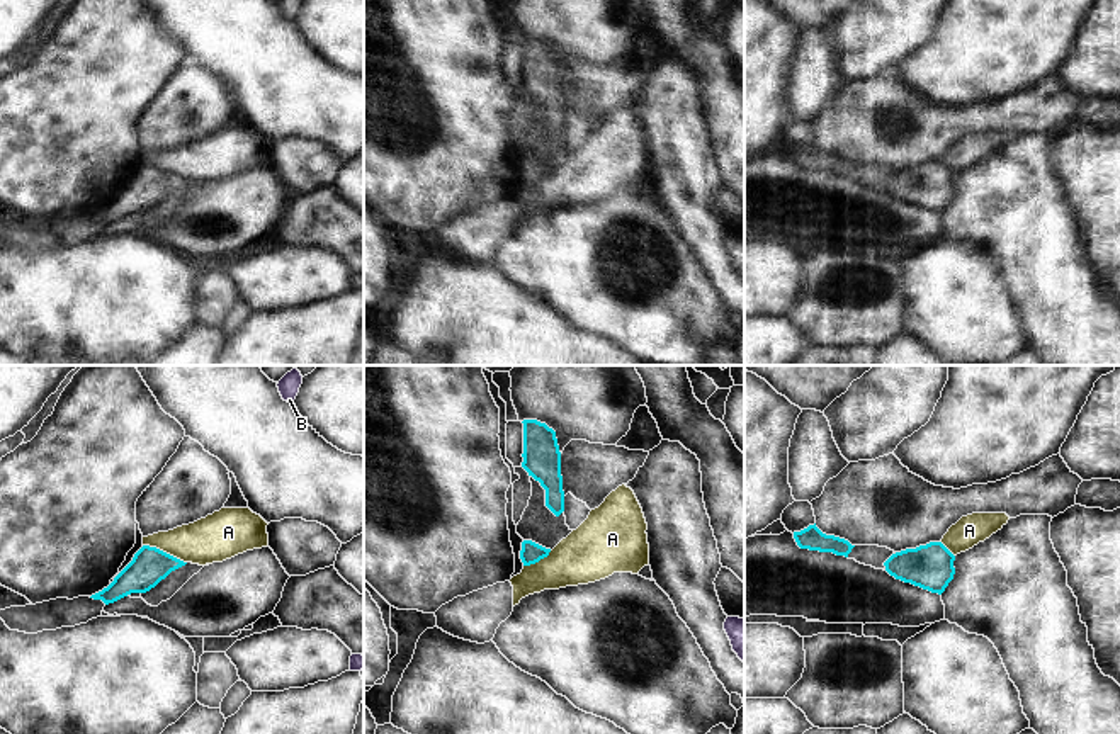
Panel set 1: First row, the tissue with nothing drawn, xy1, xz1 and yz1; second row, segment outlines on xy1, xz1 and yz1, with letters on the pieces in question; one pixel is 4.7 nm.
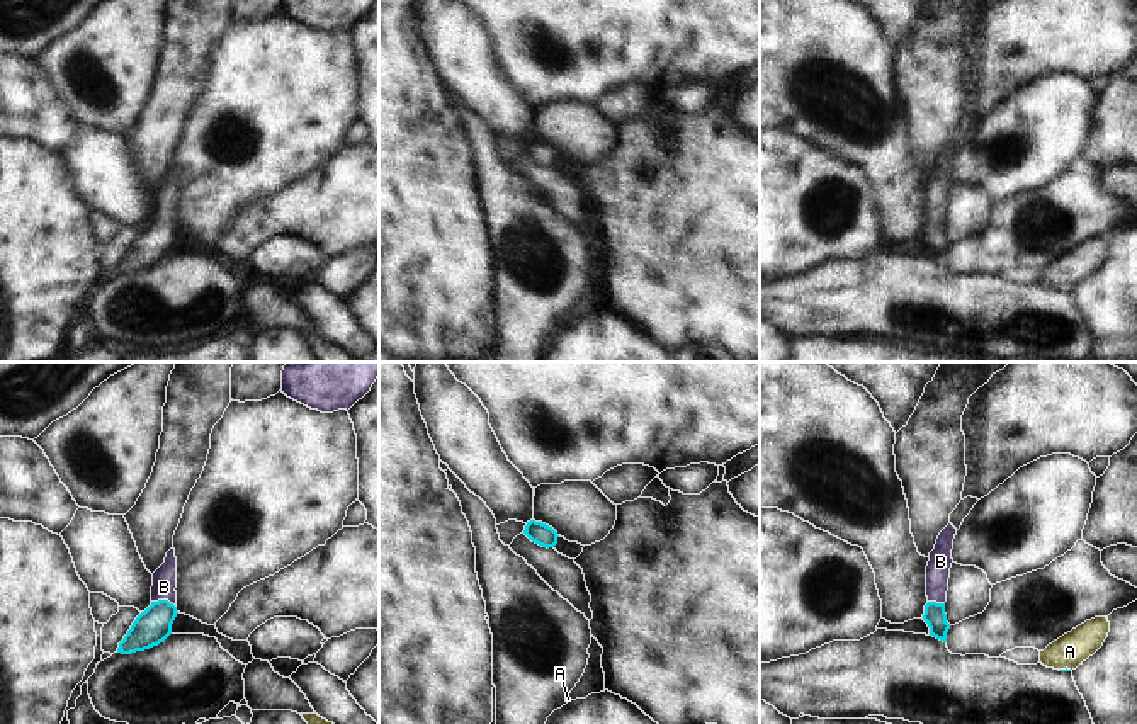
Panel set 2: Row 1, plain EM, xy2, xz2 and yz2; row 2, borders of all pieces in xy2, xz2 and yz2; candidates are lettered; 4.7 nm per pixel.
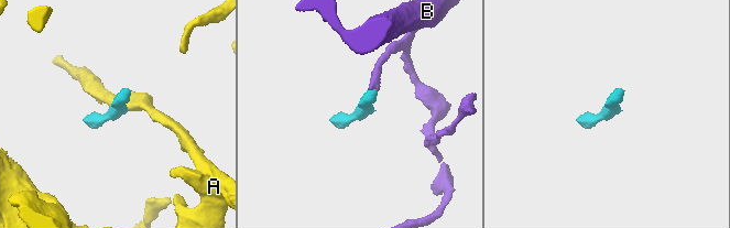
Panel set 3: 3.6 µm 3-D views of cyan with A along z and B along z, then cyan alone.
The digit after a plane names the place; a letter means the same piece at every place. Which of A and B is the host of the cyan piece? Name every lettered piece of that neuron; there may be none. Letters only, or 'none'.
B

